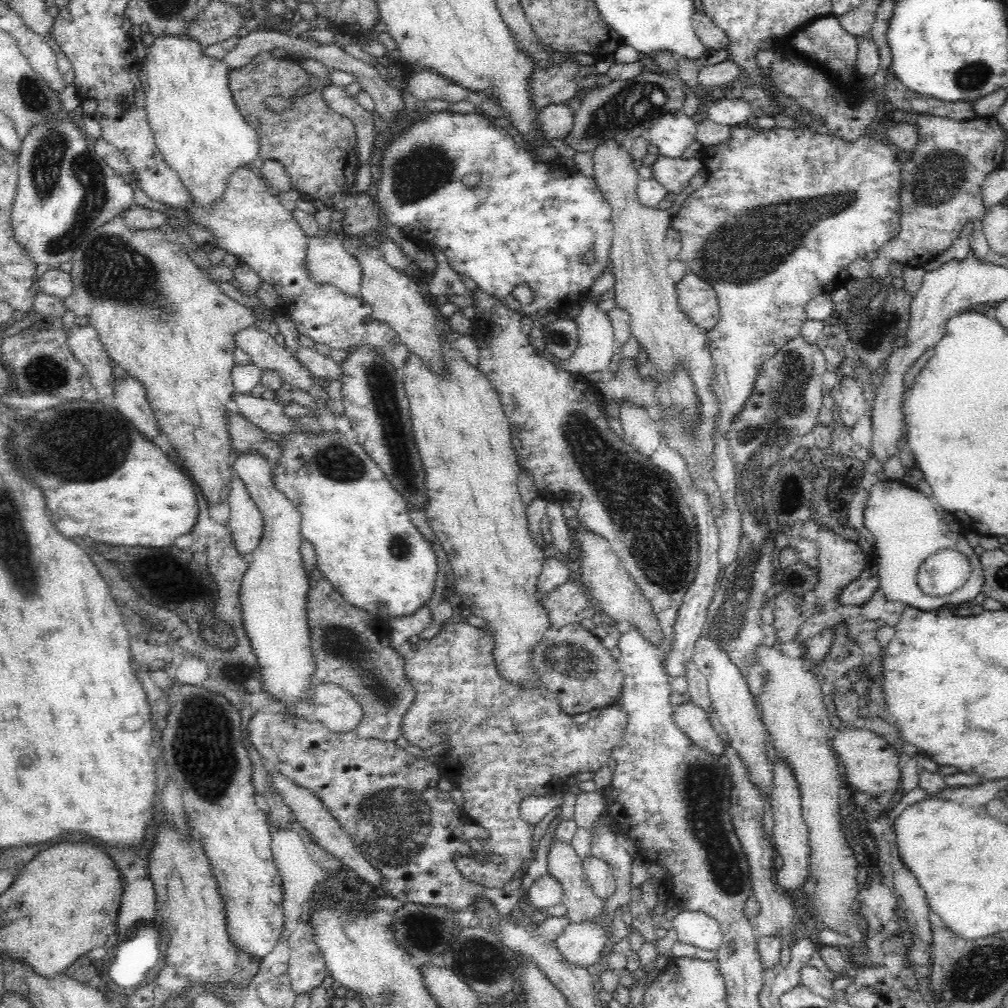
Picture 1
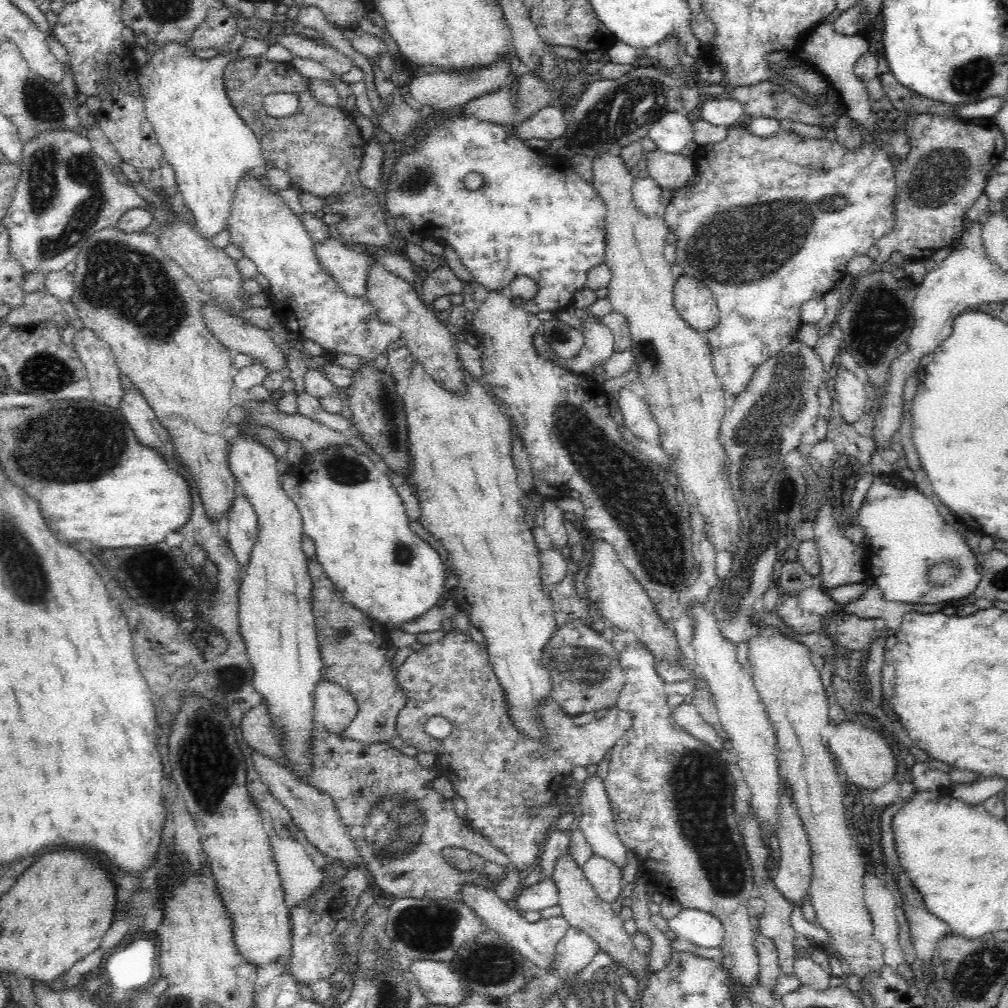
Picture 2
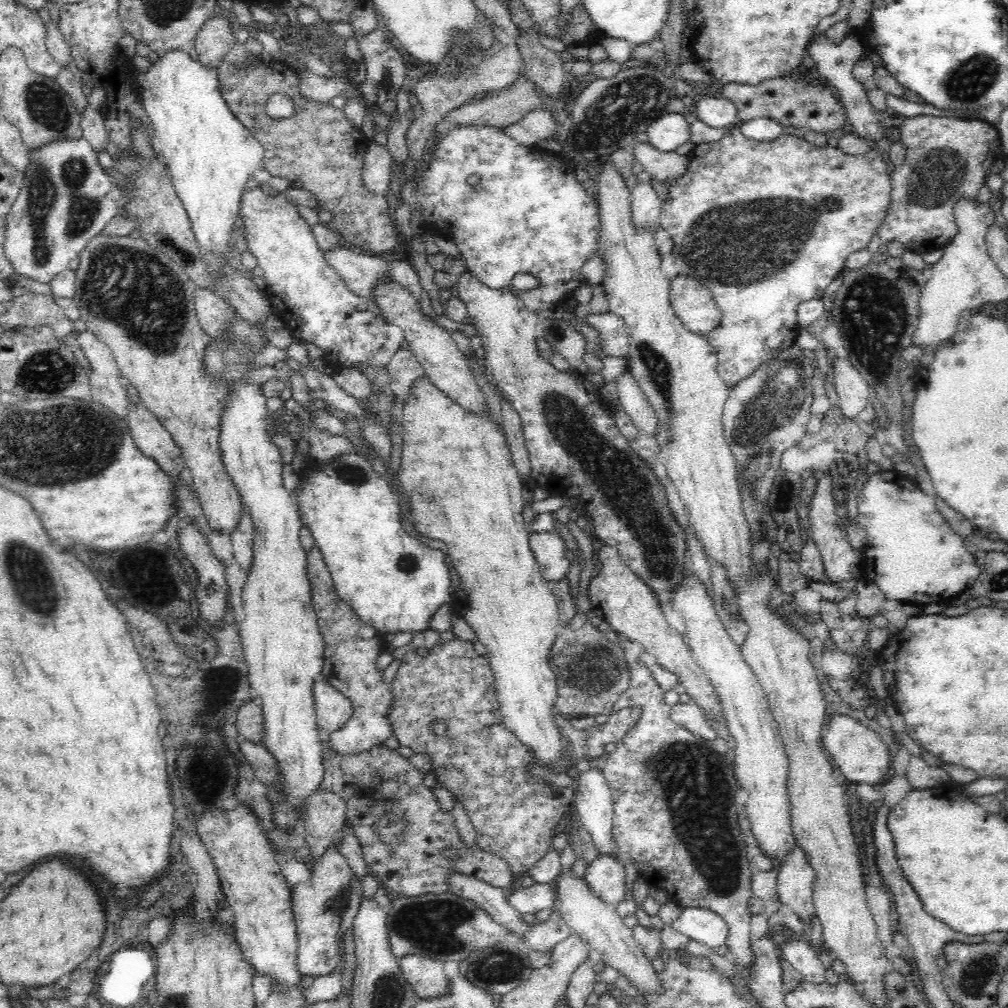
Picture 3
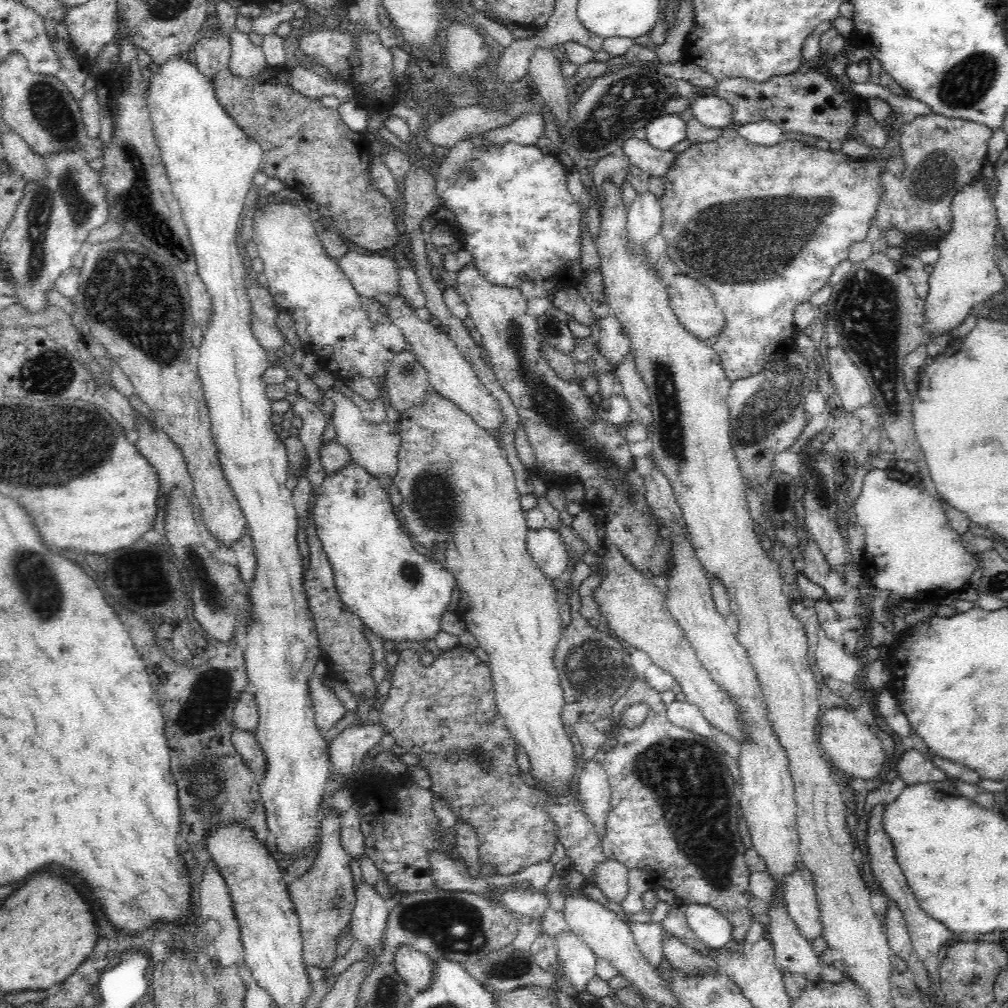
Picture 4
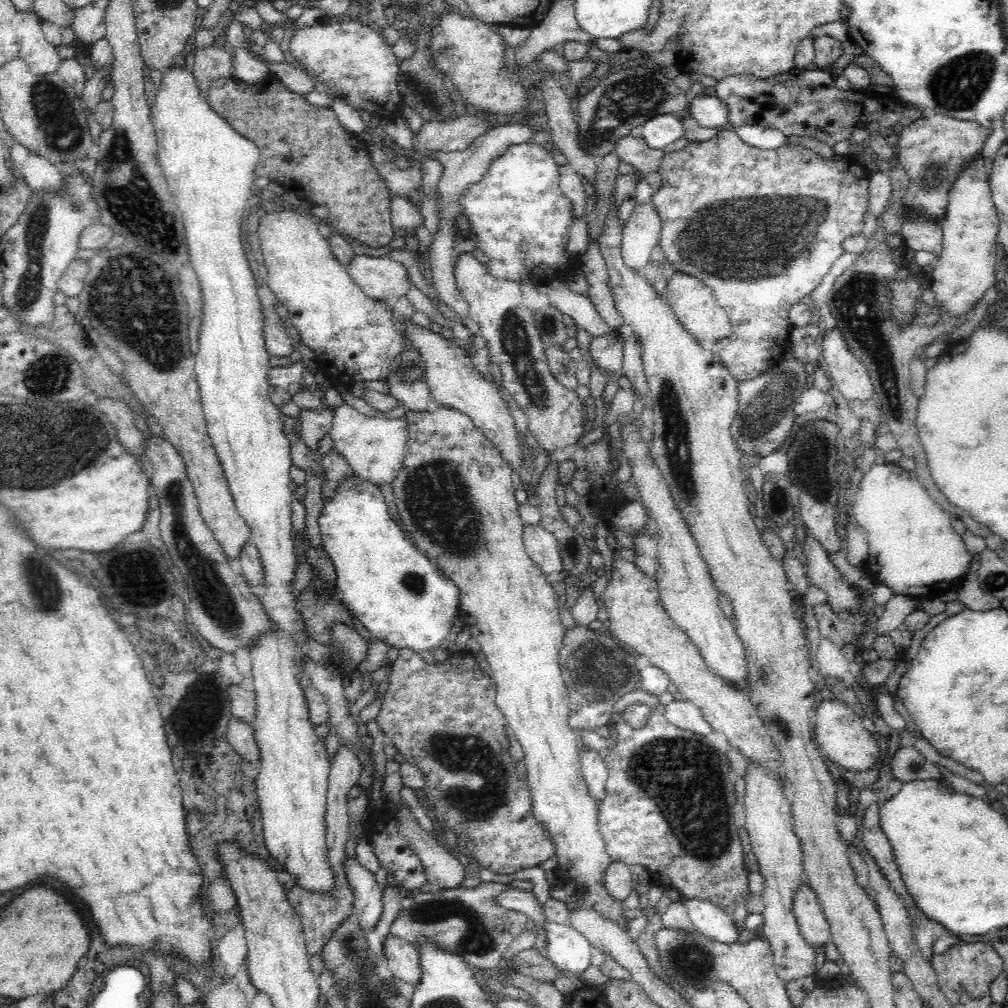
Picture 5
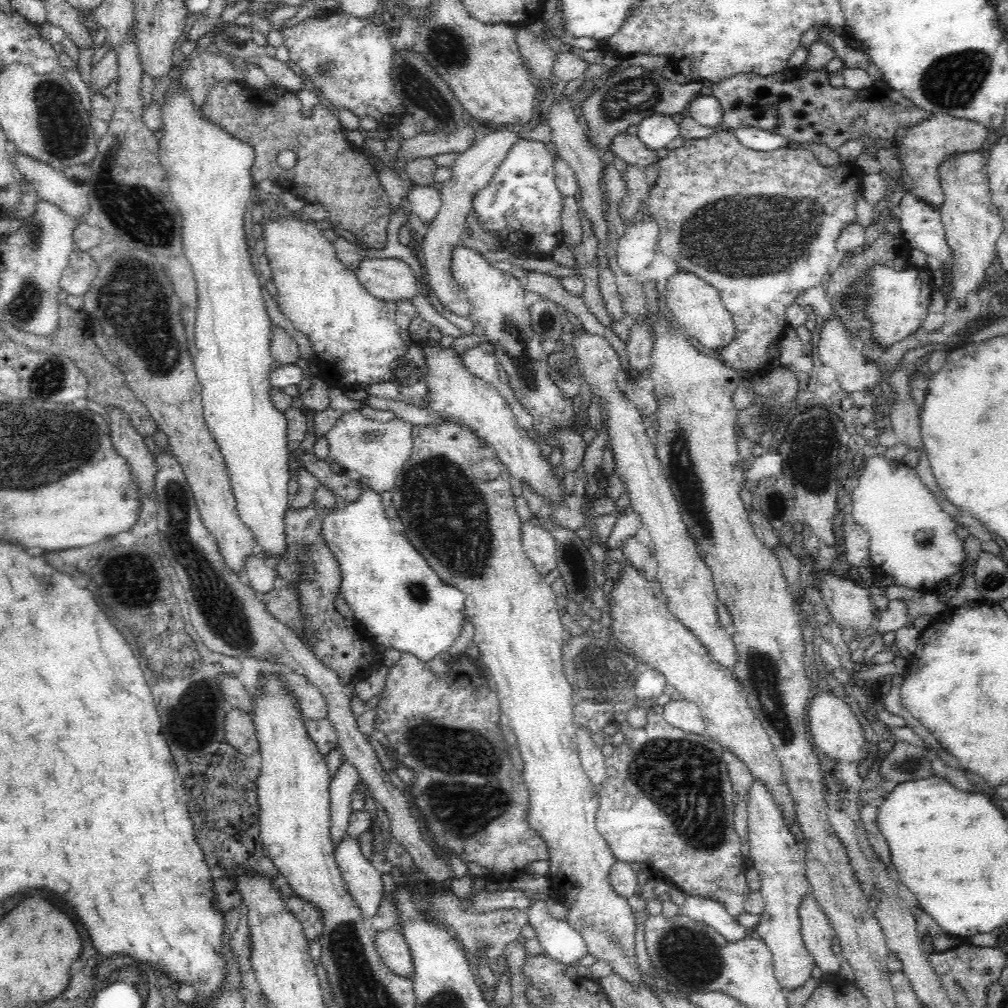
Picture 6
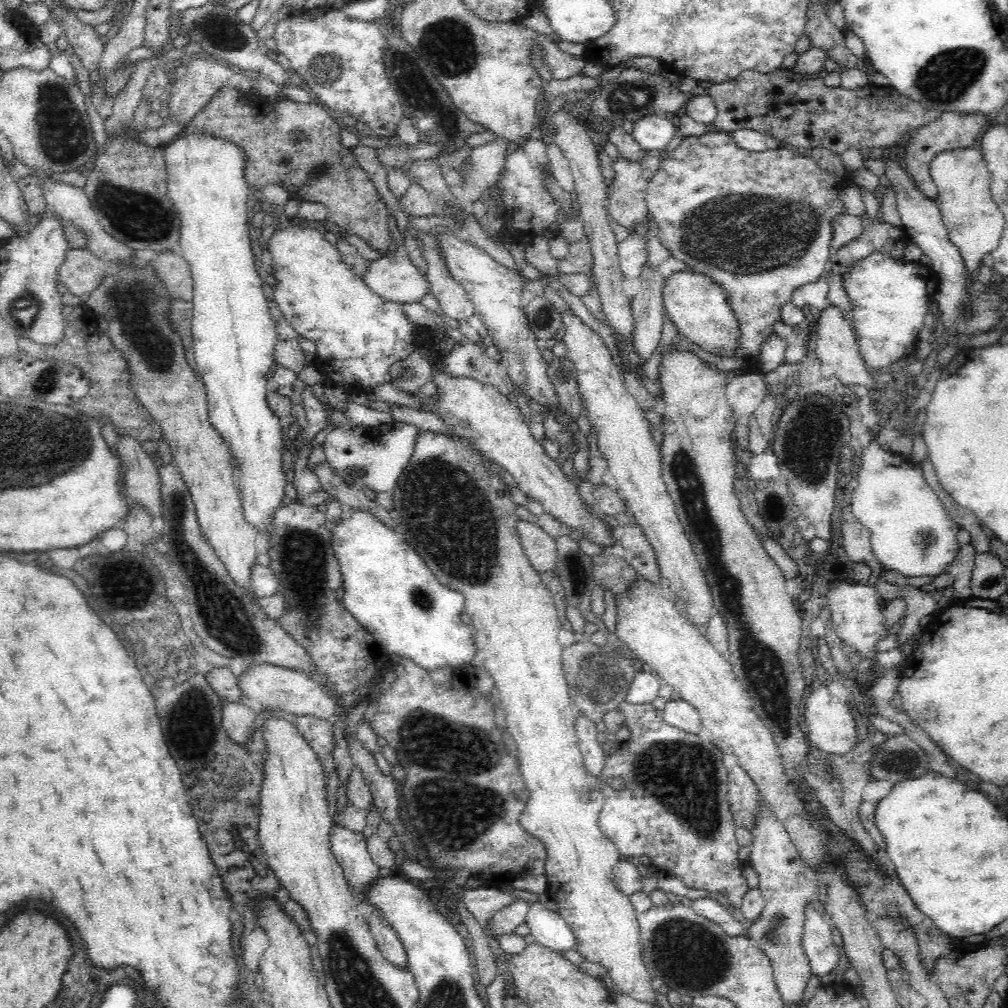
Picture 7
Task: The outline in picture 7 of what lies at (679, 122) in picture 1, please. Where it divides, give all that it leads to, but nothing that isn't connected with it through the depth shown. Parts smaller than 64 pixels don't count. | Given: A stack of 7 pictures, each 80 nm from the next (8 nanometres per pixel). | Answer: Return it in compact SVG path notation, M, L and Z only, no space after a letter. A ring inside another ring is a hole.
M648 115L634 120L630 135L645 151L663 151L678 130L667 115Z

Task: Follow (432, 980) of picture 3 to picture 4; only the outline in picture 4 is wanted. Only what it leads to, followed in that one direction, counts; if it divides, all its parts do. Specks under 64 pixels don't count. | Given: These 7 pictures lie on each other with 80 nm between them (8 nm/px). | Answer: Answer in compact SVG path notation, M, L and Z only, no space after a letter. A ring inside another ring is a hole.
M400 946L396 950L392 965L396 967L398 975L403 978L406 985L408 1001L412 1000L418 992L426 990L432 982L432 968L434 963L424 953L411 947Z

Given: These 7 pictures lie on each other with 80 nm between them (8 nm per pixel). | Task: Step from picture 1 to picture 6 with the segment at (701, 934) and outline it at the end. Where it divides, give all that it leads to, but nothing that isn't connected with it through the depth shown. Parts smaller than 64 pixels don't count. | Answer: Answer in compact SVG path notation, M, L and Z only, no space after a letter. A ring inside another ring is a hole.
M688 895L682 911L690 916L690 919L700 921L710 929L718 931L729 942L743 940L749 932L730 916L722 904L711 899Z

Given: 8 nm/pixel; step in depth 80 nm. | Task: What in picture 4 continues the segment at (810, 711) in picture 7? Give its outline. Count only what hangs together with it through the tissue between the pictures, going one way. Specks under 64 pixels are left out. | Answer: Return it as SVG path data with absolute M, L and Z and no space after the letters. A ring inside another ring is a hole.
M843 703L822 712L822 718L818 724L818 740L833 769L838 769L848 779L870 780L880 772L884 762L882 743L870 731L870 726L860 723L852 710L843 707Z

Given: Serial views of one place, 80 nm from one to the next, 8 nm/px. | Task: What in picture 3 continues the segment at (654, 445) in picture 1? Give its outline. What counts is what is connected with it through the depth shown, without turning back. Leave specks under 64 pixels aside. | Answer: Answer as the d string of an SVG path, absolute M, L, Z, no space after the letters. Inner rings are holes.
M629 368L618 376L616 388L612 393L619 398L627 417L632 419L640 434L654 437L657 426L654 410Z

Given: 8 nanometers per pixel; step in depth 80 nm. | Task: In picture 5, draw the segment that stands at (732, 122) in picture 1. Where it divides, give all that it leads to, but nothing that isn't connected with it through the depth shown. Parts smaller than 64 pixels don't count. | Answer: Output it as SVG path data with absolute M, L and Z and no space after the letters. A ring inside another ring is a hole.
M692 96L689 103L691 116L704 128L727 127L728 107L717 96Z

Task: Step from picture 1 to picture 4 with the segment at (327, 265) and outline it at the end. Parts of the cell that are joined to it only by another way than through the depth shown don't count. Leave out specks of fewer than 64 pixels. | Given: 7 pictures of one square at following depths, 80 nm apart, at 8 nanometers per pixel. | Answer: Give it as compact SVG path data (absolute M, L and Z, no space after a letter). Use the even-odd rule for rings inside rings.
M348 251L336 261L355 291L374 299L399 291L399 265L388 256Z

